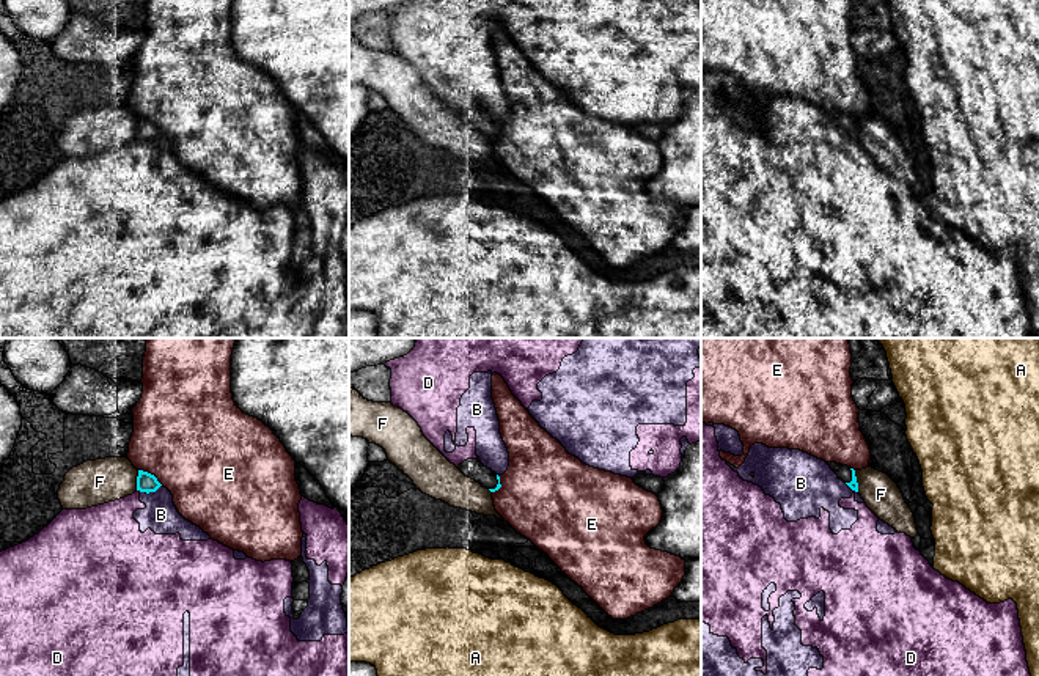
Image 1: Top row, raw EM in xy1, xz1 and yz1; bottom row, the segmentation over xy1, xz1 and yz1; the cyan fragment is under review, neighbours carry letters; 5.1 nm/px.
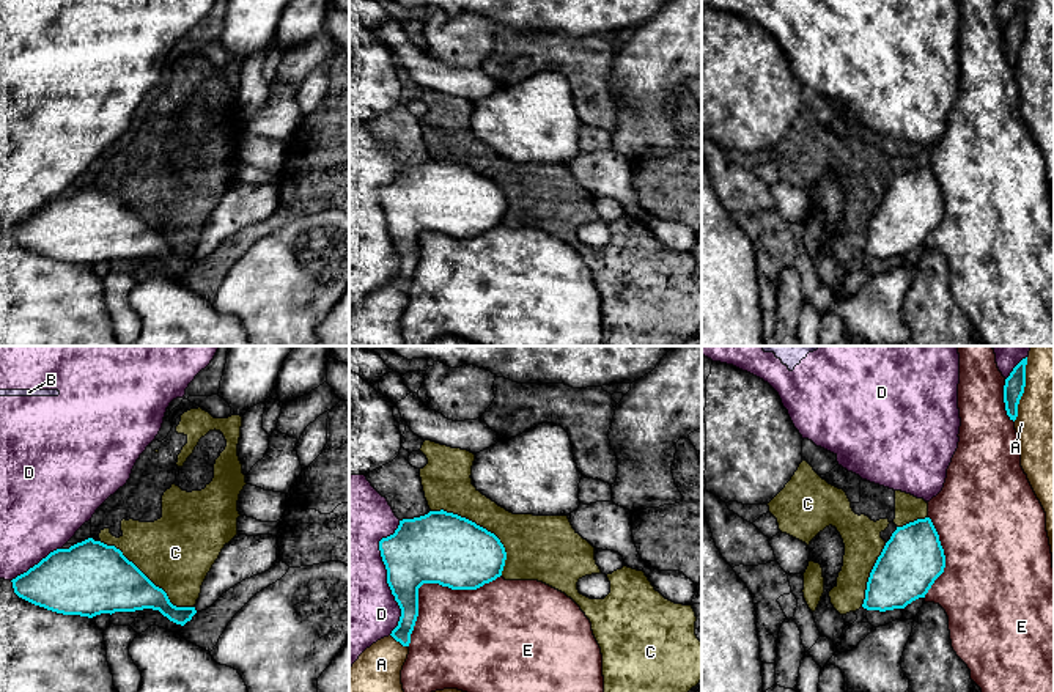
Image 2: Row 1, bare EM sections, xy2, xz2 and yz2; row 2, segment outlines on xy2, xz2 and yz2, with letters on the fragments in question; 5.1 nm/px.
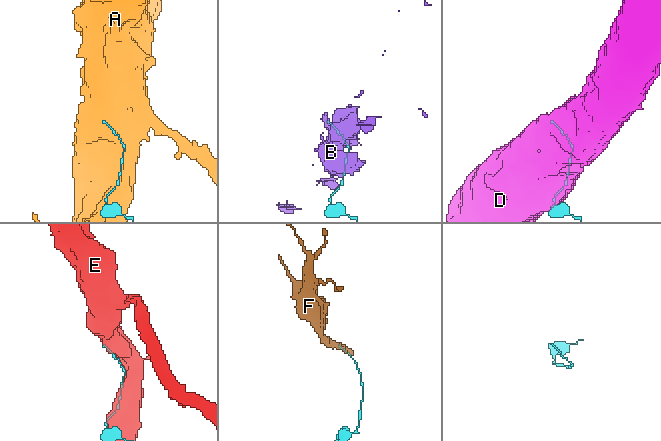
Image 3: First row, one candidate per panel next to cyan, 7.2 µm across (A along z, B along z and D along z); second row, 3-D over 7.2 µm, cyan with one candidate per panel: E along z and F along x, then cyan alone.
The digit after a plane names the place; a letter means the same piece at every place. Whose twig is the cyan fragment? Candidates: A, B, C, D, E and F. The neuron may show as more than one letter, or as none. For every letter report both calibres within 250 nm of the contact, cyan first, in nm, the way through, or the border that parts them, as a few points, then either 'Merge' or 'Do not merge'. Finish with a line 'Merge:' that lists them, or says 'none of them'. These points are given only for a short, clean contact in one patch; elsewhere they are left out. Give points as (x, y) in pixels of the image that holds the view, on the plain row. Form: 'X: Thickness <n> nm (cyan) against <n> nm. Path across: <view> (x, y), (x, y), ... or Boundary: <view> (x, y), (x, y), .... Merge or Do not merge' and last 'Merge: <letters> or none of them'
A: Thickness 110 nm (cyan) against 380 nm. Do not merge
B: Thickness 100 nm (cyan) against 170 nm. Do not merge
C: Thickness 360 nm (cyan) against 260 nm. Do not merge
D: Thickness 340 nm (cyan) against 460 nm. Do not merge
E: Thickness 360 nm (cyan) against 360 nm. Do not merge
F: Thickness 100 nm (cyan) against 220 nm. Do not merge
Merge: none of them

